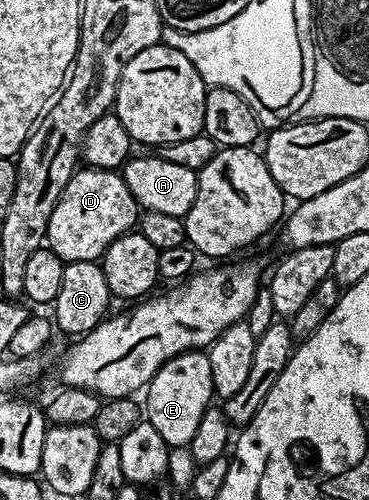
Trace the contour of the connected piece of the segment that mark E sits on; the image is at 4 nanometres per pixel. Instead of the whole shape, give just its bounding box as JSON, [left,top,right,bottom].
[142,351,214,449]

